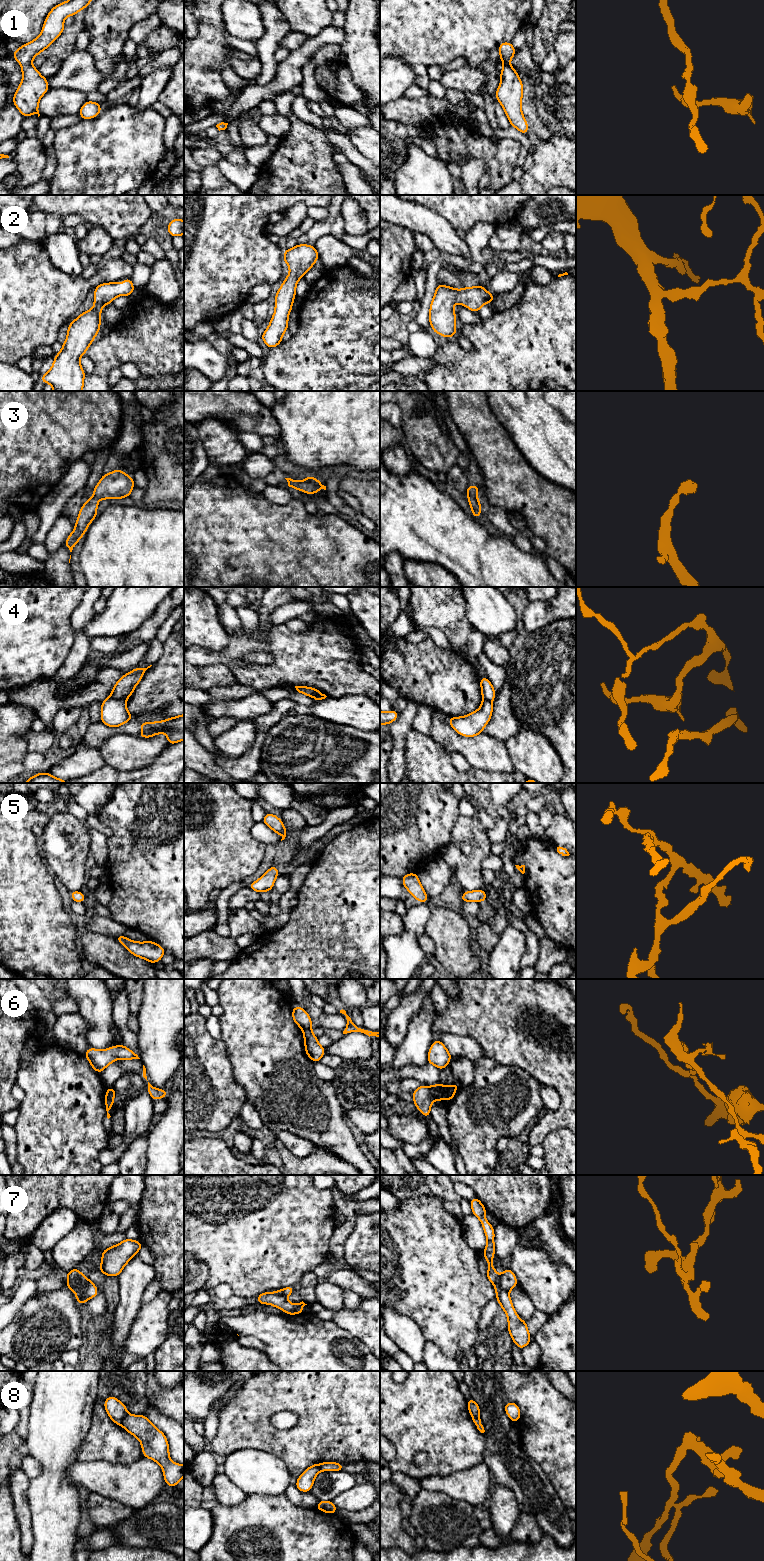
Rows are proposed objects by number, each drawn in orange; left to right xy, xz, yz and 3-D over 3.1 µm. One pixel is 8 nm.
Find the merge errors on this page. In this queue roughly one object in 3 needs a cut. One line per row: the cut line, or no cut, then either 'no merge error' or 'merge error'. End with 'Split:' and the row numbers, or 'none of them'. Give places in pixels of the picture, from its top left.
1: no cut | no merge error
2: no cut | no merge error
3: no cut | no merge error
4: xy (111, 695), (124, 700) | merge error
5: no cut | no merge error
6: yz (429, 1087), (429, 1093), (433, 1099) | merge error
7: yz (497, 1276), (499, 1285), (507, 1291) | merge error
8: xy (127, 1414), (121, 1424) | merge error
Split: 4, 6, 7, 8

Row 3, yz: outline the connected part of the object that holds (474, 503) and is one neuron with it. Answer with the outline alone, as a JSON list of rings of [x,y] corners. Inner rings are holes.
[[[470,485],[467,486],[467,493],[466,496],[469,498],[469,505],[472,509],[472,516],[474,518],[479,518],[482,512],[482,507],[480,505],[480,502],[478,500],[477,492],[479,491],[478,485]]]

